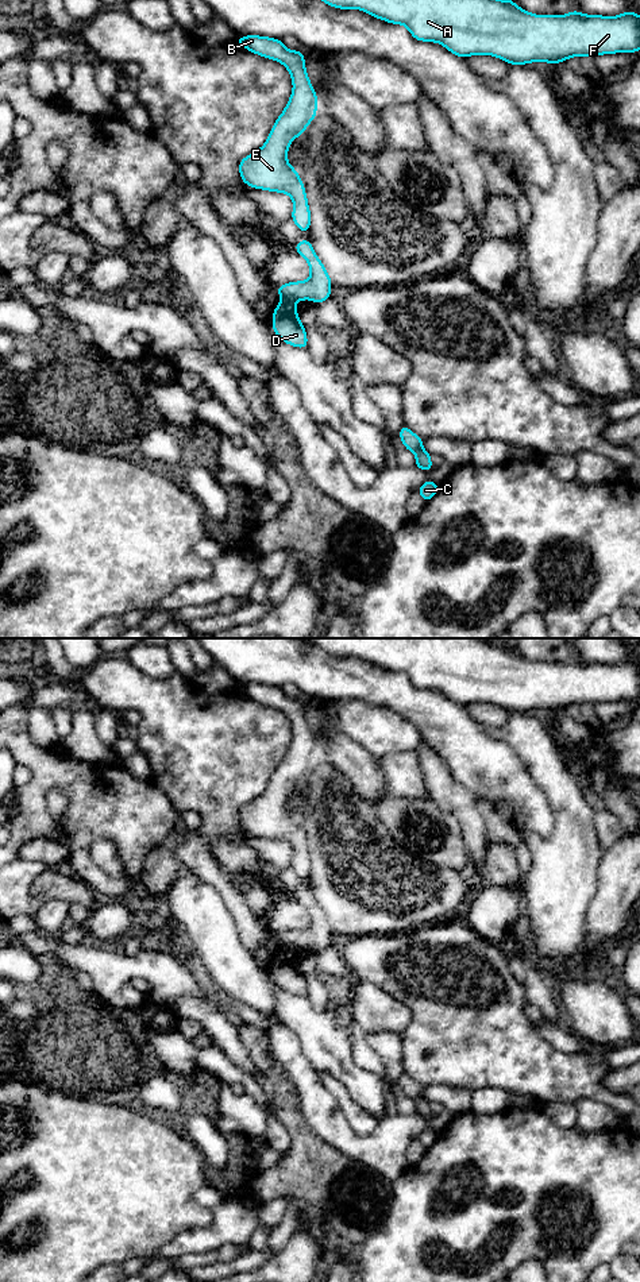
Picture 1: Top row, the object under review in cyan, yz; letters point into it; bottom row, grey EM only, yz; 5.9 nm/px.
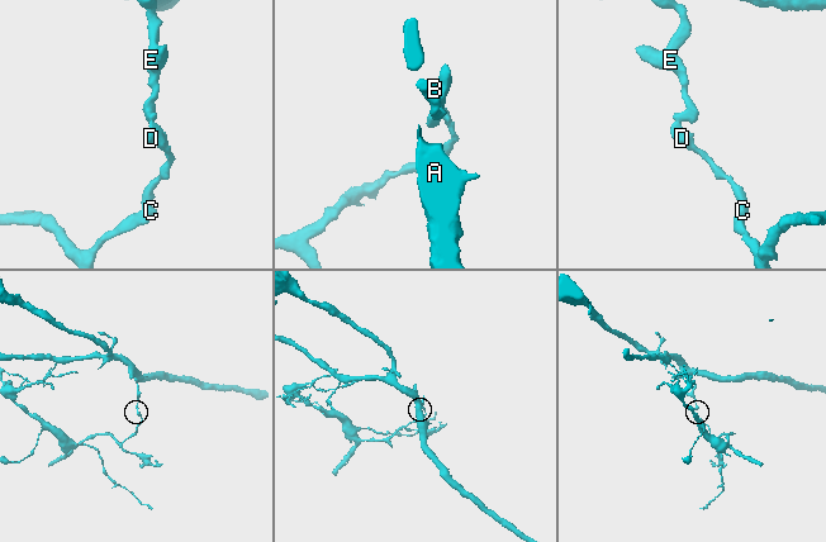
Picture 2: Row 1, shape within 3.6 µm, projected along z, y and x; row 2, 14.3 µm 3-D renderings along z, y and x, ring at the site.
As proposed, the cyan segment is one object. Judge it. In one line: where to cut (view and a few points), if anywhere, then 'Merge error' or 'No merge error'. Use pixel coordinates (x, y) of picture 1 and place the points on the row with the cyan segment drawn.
Split along yz (284, 300), (293, 304). Merge error

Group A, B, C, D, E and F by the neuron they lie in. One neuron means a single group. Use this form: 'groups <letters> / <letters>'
groups A B E F / C D

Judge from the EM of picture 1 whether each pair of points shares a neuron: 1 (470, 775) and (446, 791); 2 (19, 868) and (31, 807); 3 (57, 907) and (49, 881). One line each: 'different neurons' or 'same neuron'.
1: different neurons
2: different neurons
3: different neurons

